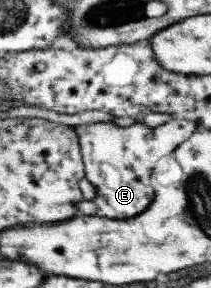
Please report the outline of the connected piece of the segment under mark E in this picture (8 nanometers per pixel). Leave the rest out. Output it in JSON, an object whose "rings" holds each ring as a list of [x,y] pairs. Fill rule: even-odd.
{"rings":[[[139,119],[119,123],[84,123],[76,126],[74,129],[85,178],[95,188],[95,196],[92,199],[82,199],[79,202],[79,213],[126,220],[144,212],[152,202],[151,172],[155,163],[188,139],[194,128],[194,121],[183,119],[168,119],[154,128],[146,126]]]}

